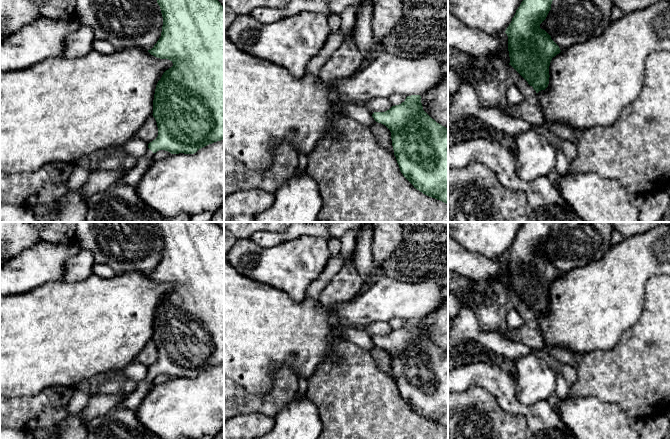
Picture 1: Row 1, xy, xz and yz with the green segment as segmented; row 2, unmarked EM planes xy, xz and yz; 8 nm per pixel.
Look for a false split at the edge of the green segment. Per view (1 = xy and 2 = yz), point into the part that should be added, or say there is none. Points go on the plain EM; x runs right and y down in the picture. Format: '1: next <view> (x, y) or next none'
1: next xy (132, 401)
2: next none

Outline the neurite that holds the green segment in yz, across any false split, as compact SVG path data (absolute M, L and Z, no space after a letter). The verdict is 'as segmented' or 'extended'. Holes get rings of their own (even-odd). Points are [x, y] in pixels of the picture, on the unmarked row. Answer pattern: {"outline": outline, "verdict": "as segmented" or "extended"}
{"outline": "M524 222L516 234L505 257L508 260L508 275L511 289L538 317L549 308L549 290L553 281L561 276L559 270L540 248L546 243L554 222Z", "verdict": "as segmented"}

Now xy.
{"outline": "M156 222L160 230L163 250L161 261L148 276L160 283L168 283L173 290L158 305L153 324L153 341L157 346L158 360L148 367L143 381L119 404L119 407L136 410L153 387L159 374L171 378L194 378L199 373L224 364L224 231L216 222Z", "verdict": "extended"}

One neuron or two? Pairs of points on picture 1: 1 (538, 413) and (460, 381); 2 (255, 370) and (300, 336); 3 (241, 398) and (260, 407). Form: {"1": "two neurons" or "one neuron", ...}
{"1": "one neuron", "2": "one neuron", "3": "one neuron"}

